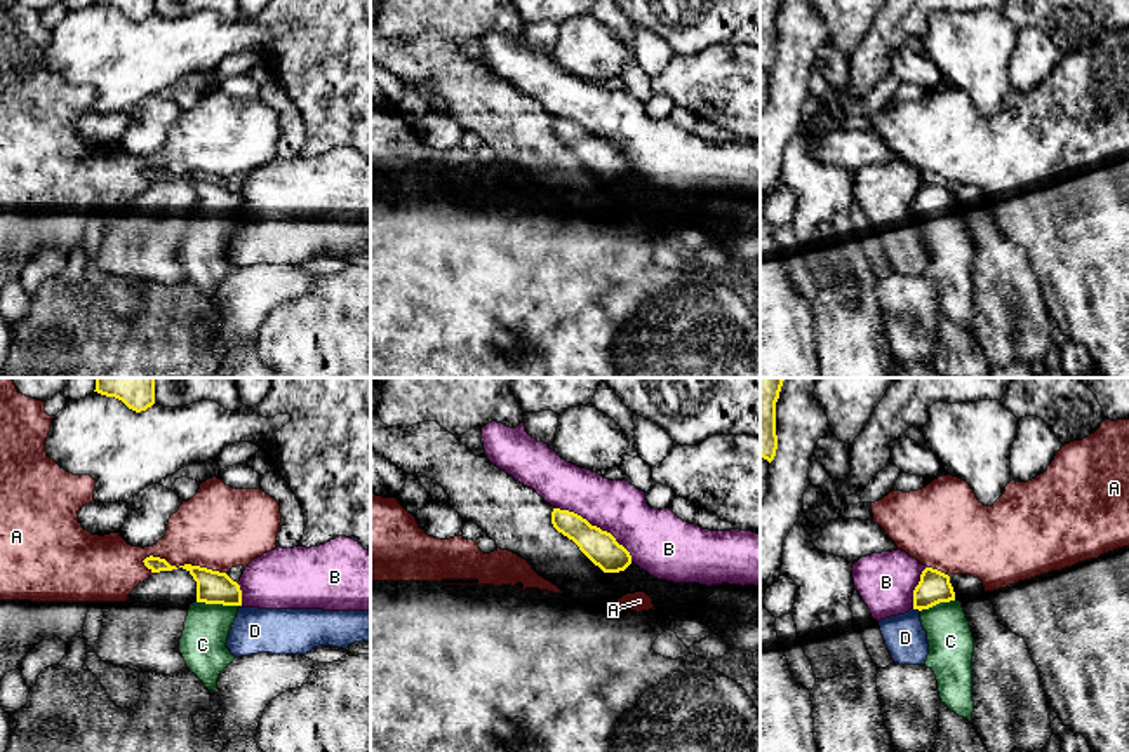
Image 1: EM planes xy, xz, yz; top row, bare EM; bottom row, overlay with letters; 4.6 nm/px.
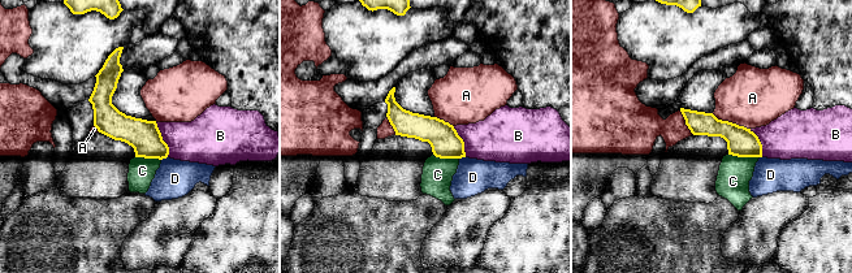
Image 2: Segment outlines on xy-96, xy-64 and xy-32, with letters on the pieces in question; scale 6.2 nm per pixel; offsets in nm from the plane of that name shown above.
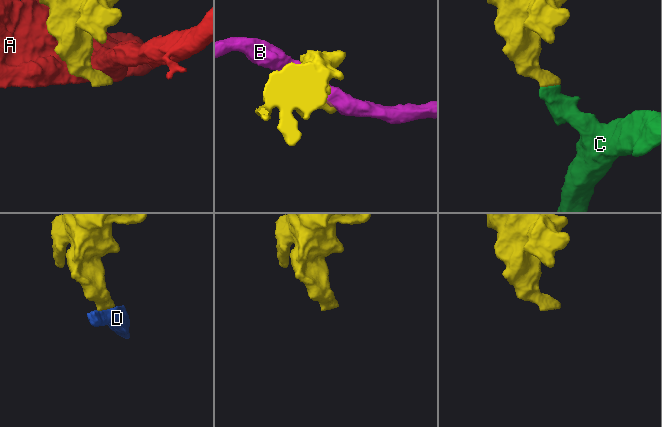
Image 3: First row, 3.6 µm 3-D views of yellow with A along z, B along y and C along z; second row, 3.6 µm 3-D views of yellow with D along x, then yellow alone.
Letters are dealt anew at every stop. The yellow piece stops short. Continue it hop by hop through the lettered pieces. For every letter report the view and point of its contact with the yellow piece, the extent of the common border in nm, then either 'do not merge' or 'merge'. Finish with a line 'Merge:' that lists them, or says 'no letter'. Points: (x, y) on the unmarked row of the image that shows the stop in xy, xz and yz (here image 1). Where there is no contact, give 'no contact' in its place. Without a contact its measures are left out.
A: contact xy (183, 176); length 400 nm; do not merge
B: contact xz (595, 136); length 440 nm; do not merge
C: contact xy (218, 213); length 200 nm; merge
D: contact yz (917, 218); length 40 nm; do not merge
Merge: C

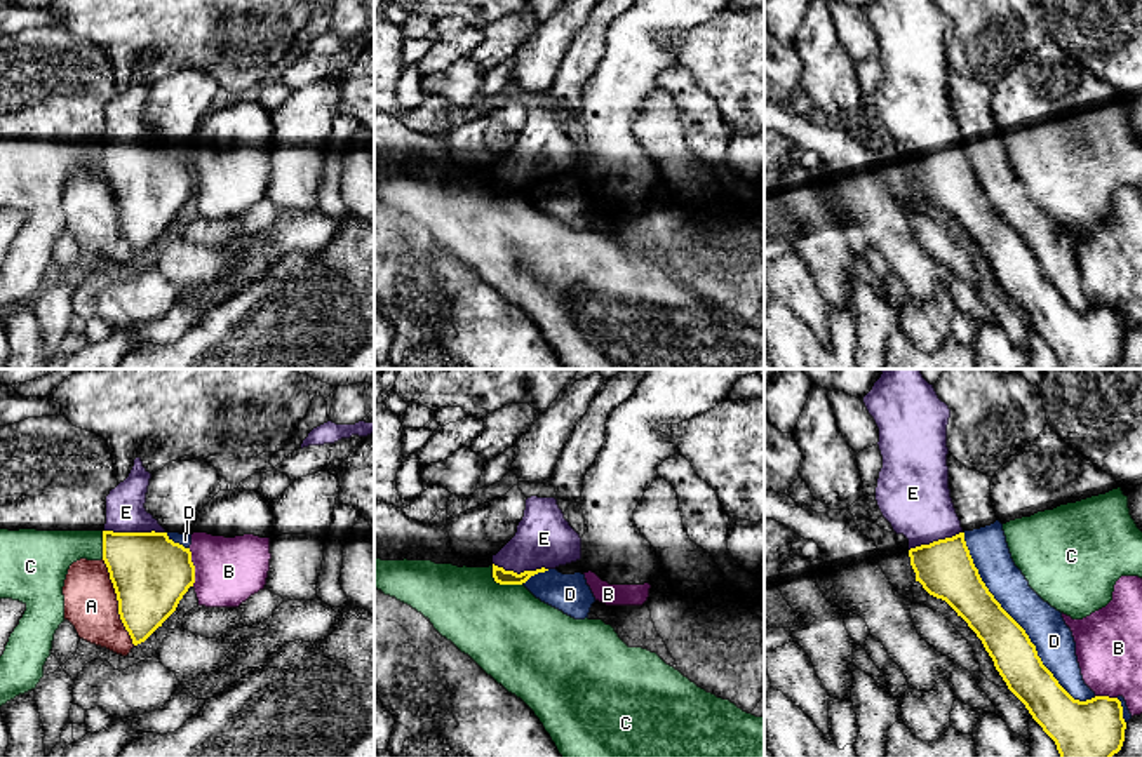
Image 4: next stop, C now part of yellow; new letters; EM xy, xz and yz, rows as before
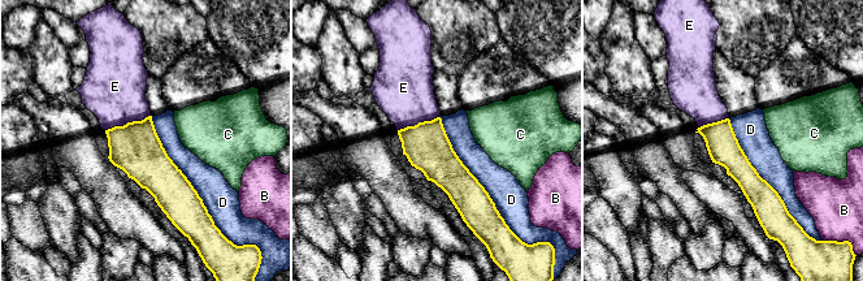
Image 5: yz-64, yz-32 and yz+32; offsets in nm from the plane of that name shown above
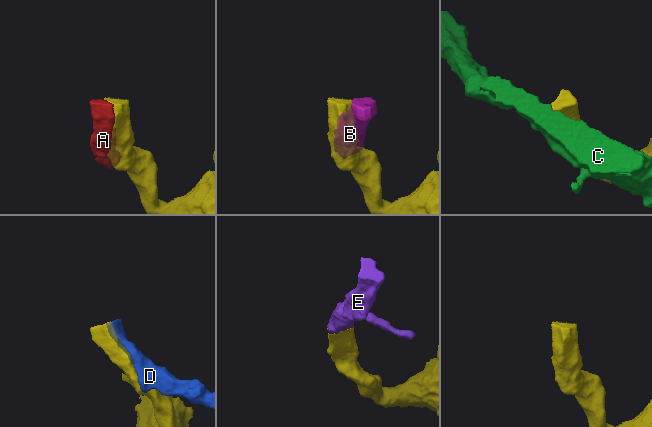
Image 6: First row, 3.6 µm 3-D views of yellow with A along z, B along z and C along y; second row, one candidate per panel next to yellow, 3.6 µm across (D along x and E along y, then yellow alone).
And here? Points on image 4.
A: contact xy (119, 213); length 420 nm; do not merge
B: contact xy (194, 178); length 180 nm; do not merge
C: contact xz (502, 194); length 170 nm; do not merge
D: contact yz (1019, 235); length 1000 nm; do not merge
E: contact xy (134, 143); length 280 nm; merge
Merge: E

